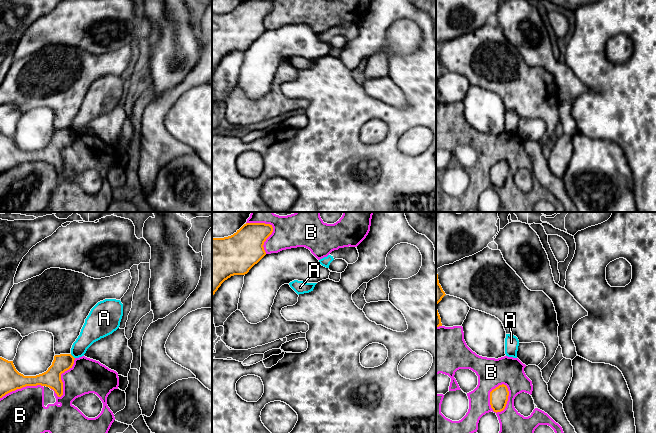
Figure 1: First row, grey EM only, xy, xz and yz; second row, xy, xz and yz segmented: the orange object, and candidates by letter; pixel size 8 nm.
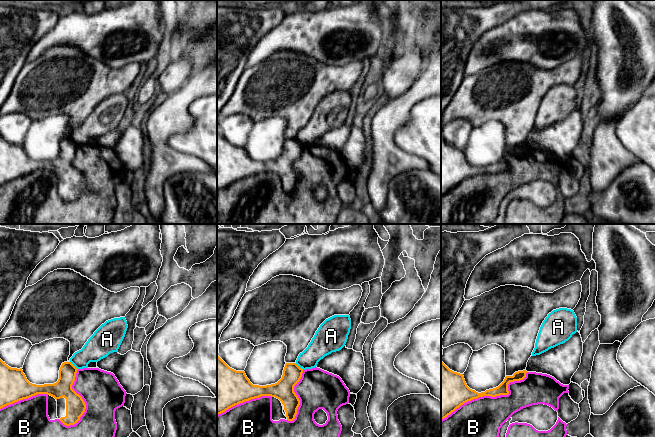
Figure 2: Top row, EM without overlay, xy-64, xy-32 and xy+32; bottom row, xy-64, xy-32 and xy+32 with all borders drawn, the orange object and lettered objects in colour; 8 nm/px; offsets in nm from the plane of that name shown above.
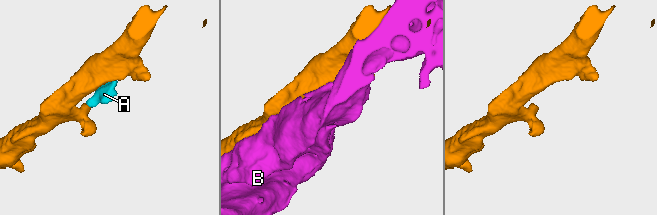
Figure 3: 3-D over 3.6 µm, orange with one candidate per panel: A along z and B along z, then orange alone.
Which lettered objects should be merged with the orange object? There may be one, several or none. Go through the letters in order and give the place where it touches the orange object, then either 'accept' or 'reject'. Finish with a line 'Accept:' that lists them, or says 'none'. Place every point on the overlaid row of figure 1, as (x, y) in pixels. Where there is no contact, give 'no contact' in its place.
A: contact xy (72, 356); reject
B: contact yz (507, 400); reject
Accept: none

